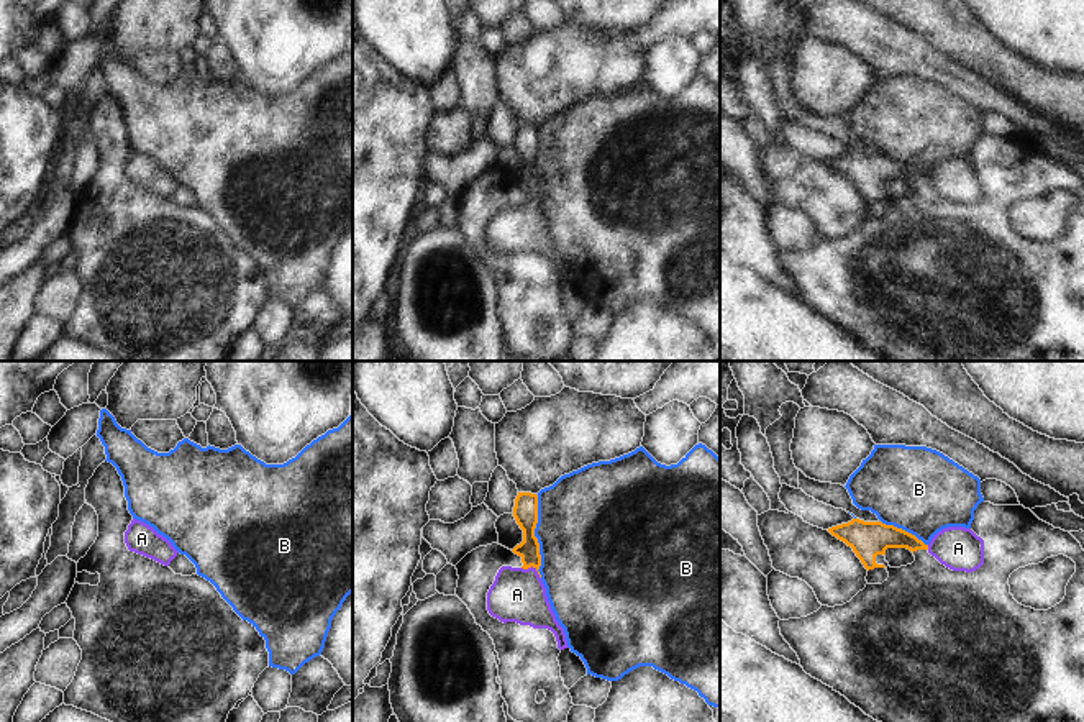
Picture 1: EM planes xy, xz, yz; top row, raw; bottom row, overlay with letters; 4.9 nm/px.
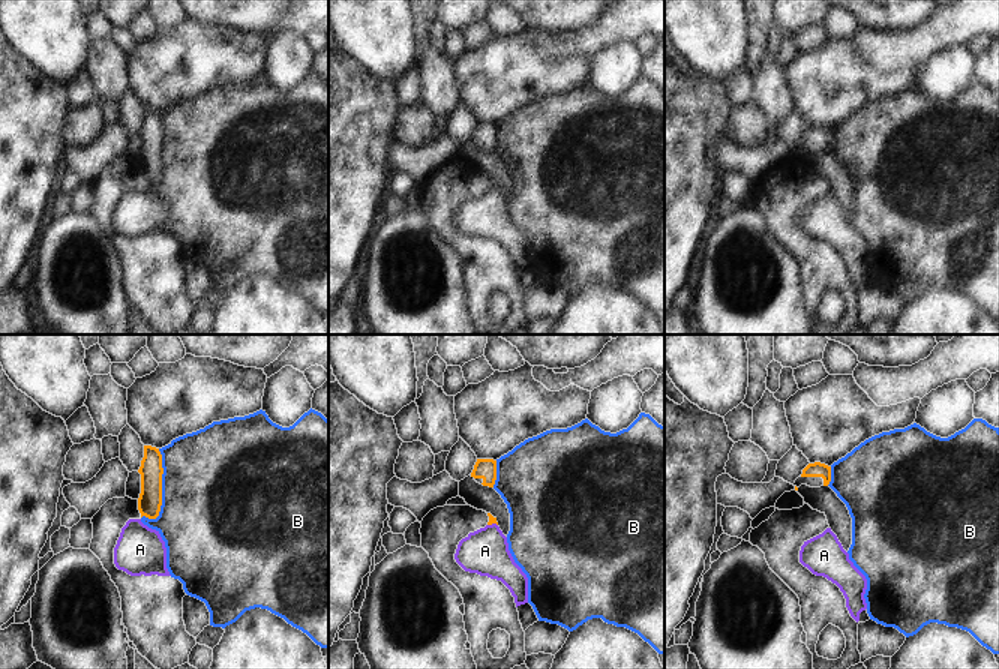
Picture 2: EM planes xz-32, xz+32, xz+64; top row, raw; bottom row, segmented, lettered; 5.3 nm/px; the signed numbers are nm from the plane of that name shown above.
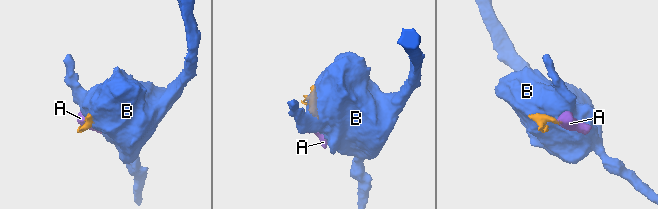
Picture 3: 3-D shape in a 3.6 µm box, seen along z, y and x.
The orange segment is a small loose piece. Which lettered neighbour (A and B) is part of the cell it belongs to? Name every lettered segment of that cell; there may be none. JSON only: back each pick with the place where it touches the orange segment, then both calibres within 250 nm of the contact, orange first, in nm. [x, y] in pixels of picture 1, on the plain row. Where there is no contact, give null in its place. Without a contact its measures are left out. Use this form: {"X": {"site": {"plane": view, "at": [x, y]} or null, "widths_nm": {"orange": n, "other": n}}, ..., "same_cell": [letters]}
{"A": {"site": {"plane": "xz", "at": [533, 199]}, "widths_nm": {"orange": 110, "other": 260}}, "same_cell": ["A"]}

